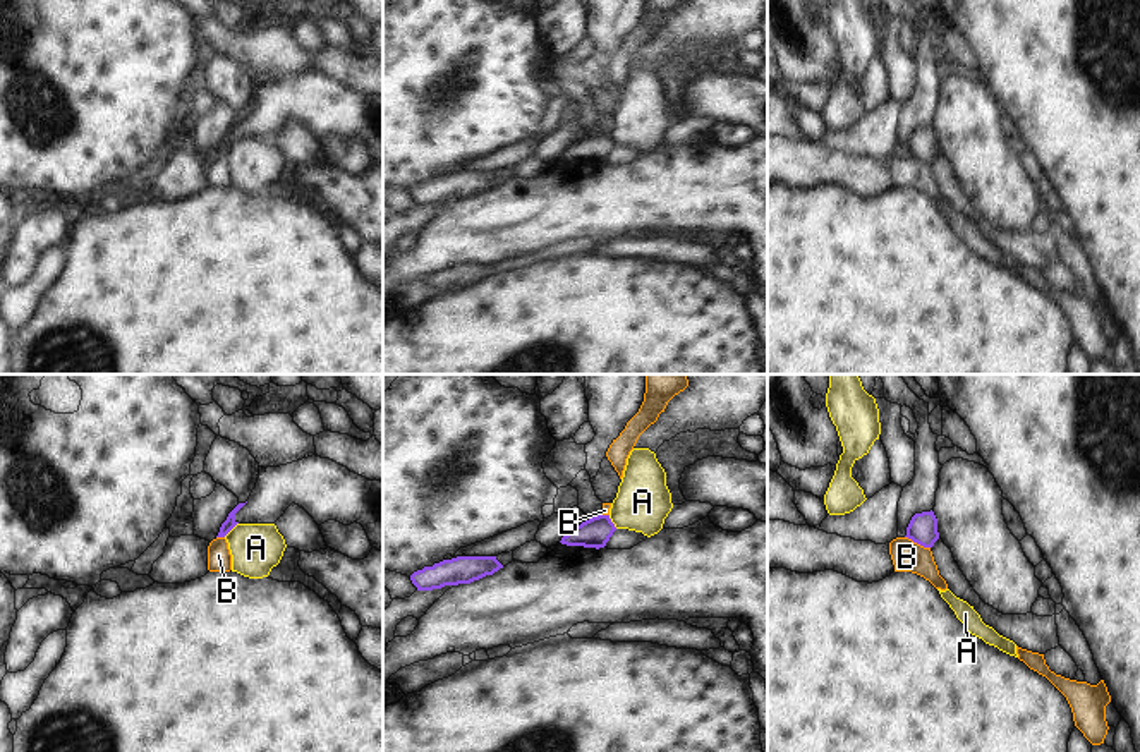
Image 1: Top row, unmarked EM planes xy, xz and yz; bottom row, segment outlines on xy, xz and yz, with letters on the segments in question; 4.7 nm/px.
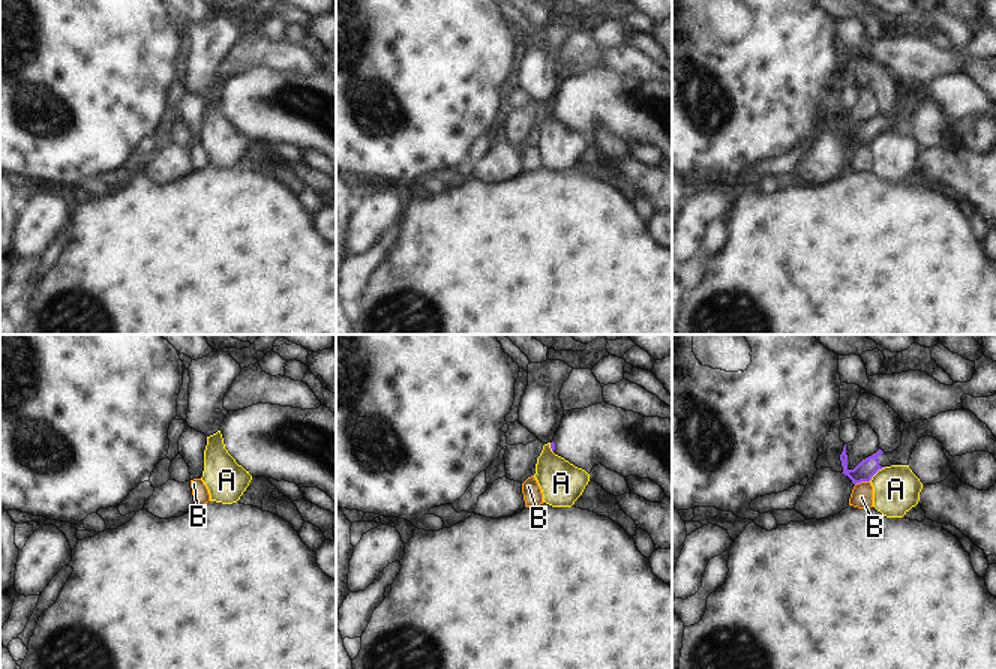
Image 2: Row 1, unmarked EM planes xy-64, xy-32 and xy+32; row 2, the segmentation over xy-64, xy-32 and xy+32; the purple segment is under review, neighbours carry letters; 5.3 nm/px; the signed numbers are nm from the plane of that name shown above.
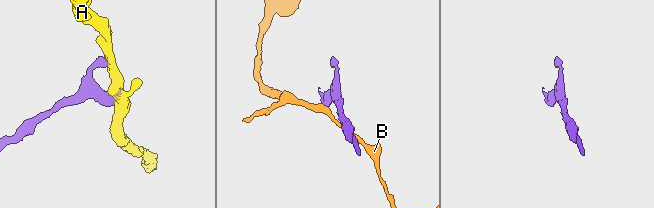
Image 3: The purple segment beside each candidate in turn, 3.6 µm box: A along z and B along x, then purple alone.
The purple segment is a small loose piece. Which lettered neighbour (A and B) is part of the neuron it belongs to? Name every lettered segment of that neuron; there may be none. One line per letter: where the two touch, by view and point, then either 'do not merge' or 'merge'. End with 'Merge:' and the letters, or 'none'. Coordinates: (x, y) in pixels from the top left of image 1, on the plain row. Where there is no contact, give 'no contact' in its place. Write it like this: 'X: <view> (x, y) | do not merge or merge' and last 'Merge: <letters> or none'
A: xy (230, 145) | do not merge
B: yz (917, 158) | do not merge
Merge: none

